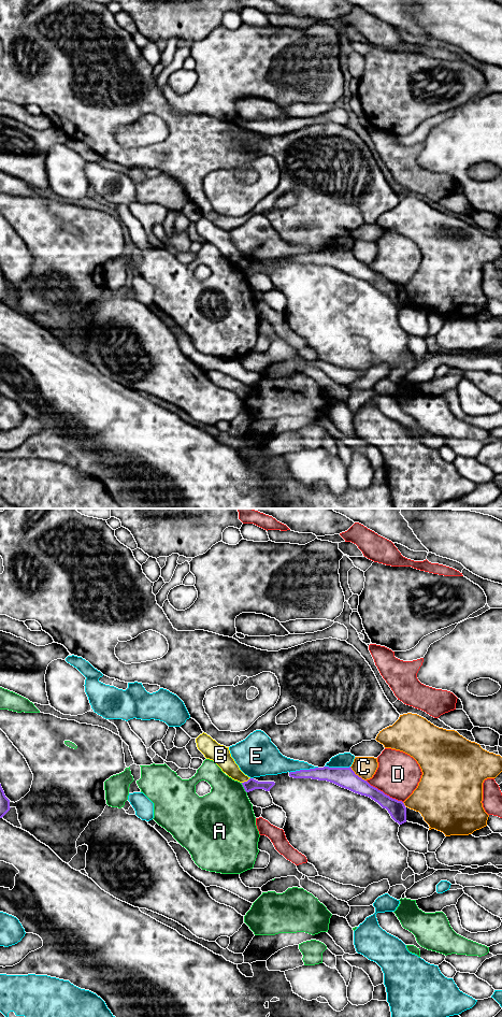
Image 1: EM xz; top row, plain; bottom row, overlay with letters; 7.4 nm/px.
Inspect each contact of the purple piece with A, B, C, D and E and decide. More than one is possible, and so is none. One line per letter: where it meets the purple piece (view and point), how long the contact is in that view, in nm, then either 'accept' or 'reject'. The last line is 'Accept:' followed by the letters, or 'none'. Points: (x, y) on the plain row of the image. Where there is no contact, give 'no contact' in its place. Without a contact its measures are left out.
A: xz (244, 272) | 90 nm | reject
B: xz (245, 266) | 80 nm | reject
C: xz (357, 259) | 170 nm | reject
D: xz (383, 276) | 320 nm | reject
E: xz (303, 254) | 220 nm | reject
Accept: none

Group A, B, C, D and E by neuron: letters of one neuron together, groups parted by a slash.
A / B / C / D / E

